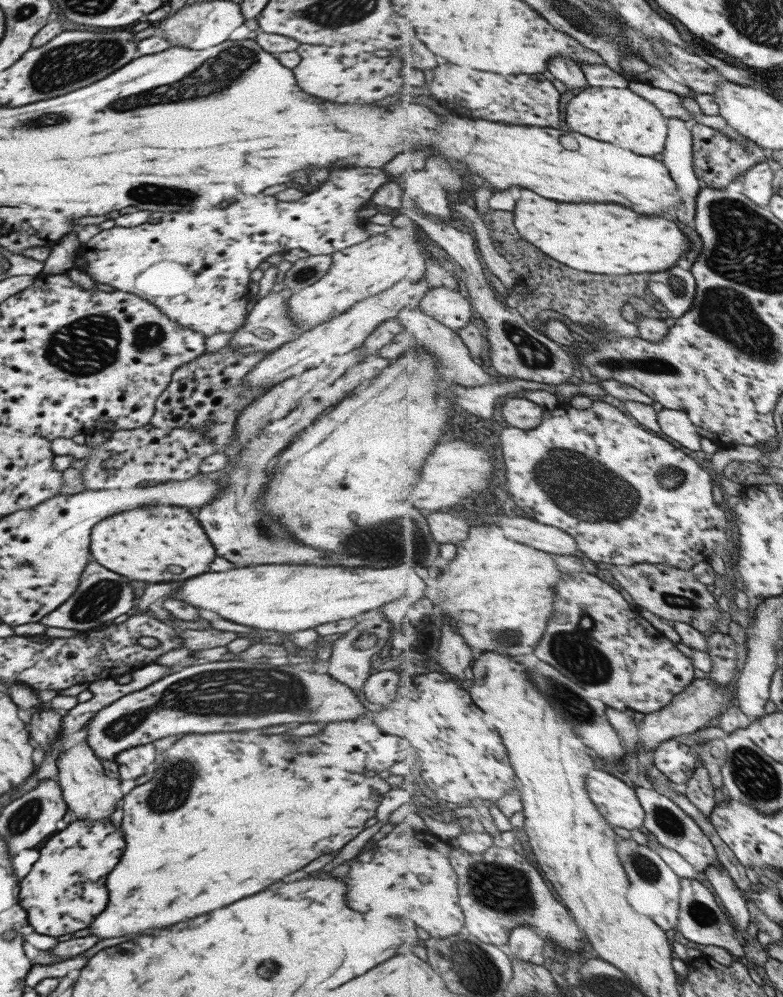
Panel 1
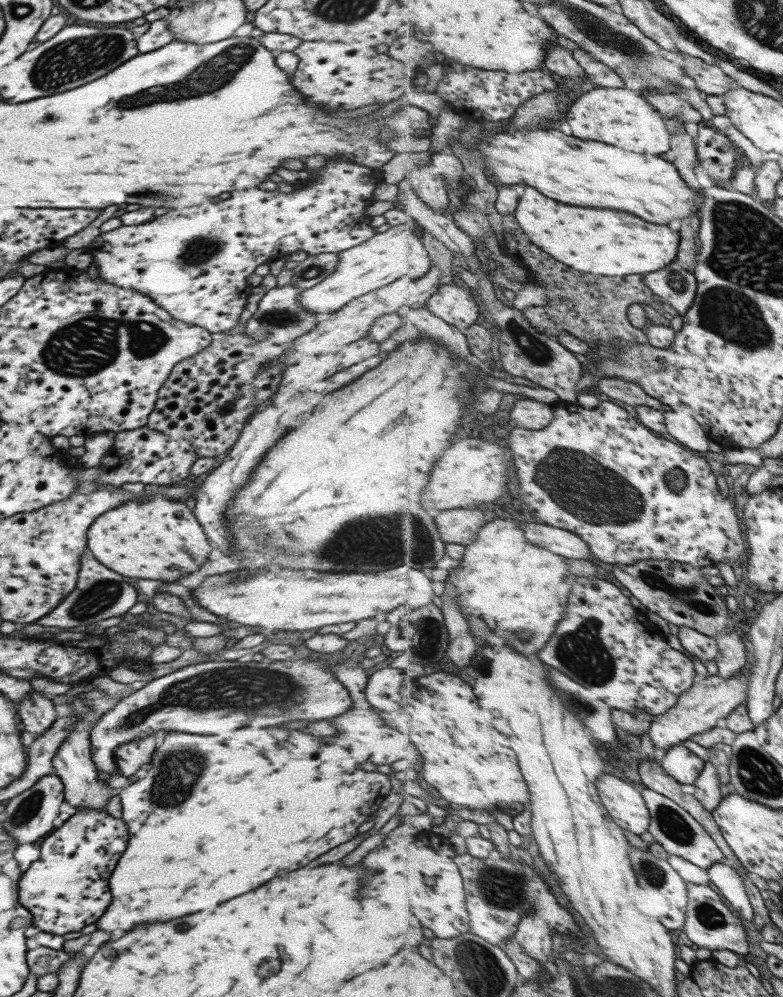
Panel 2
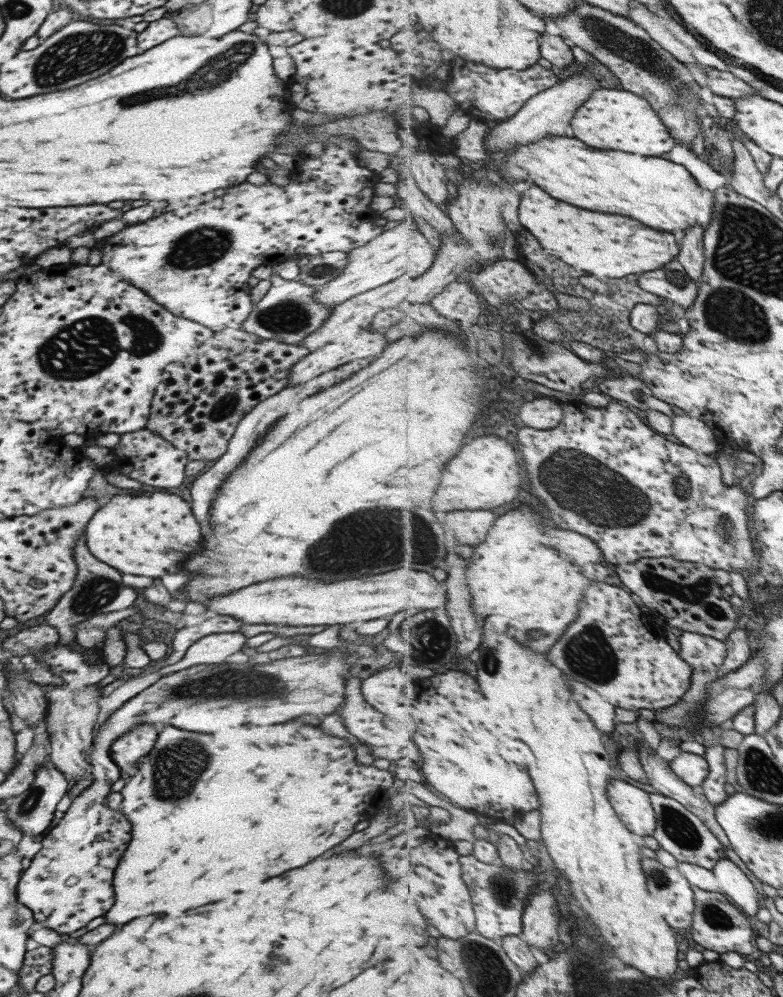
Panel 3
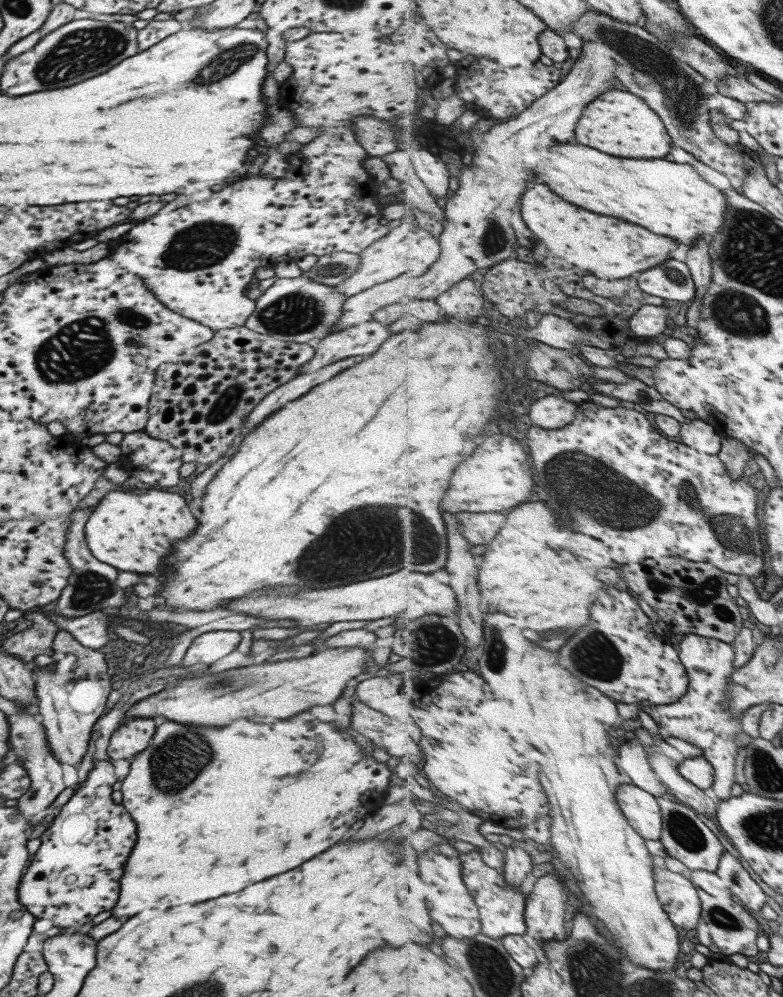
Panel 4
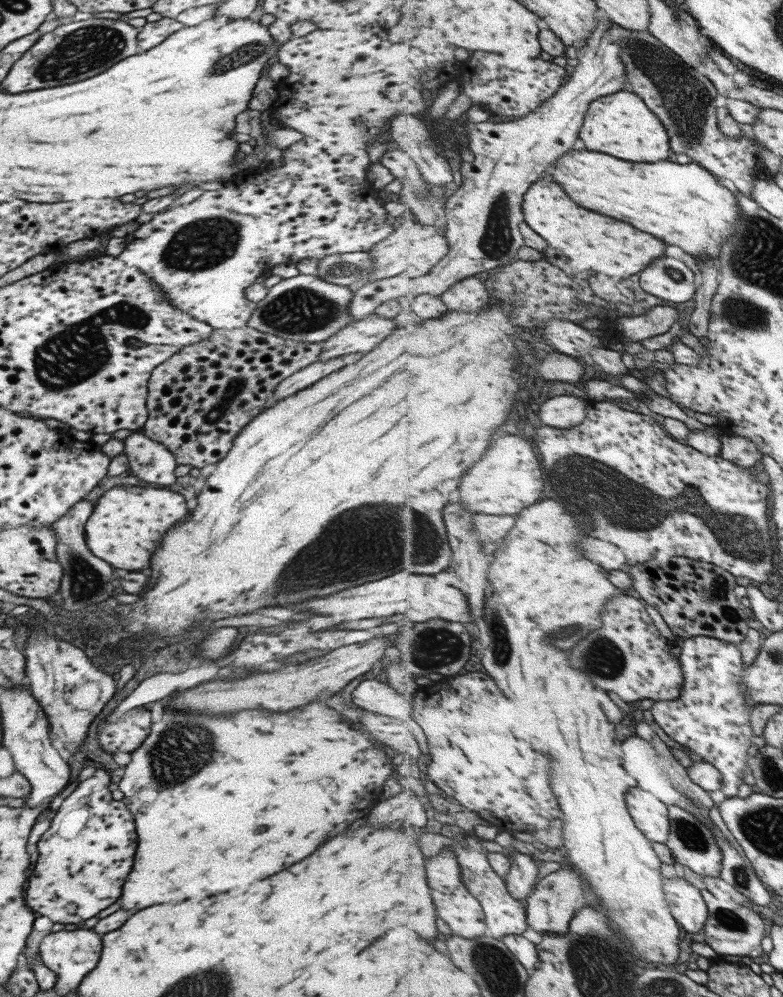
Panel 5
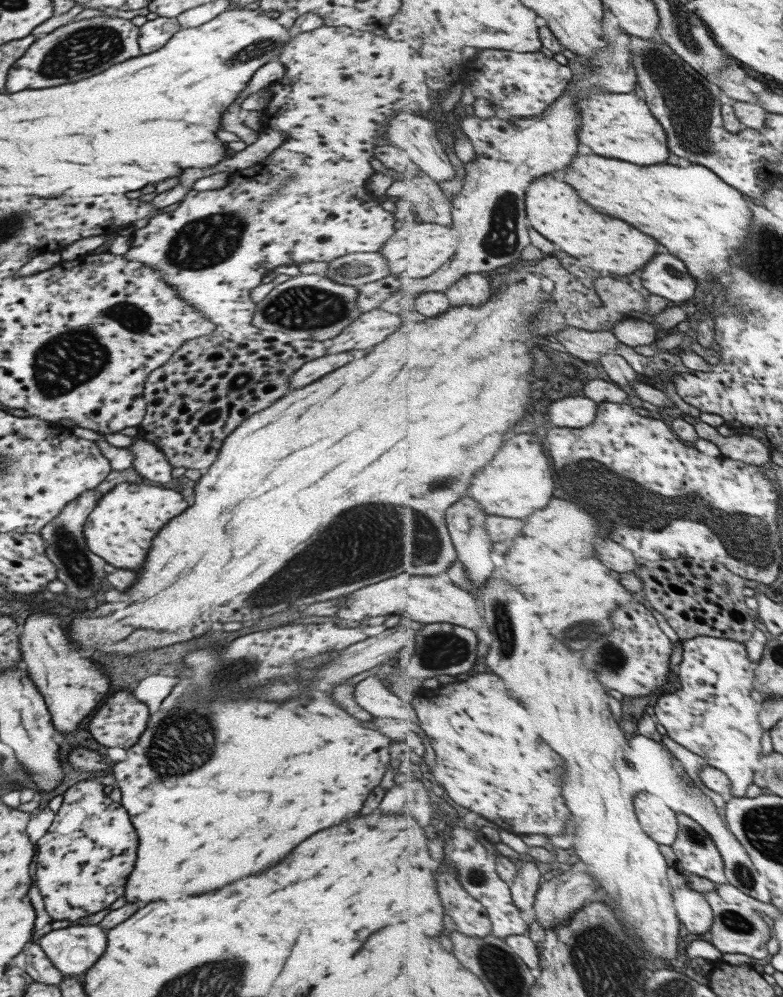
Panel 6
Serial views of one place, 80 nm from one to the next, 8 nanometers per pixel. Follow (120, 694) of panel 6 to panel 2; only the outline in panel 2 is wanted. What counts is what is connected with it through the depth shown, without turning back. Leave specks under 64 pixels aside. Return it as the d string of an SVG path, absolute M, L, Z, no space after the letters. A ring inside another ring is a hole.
M153 735L120 744L114 750L114 761L118 774L131 776L142 764L148 763L151 753L155 750Z

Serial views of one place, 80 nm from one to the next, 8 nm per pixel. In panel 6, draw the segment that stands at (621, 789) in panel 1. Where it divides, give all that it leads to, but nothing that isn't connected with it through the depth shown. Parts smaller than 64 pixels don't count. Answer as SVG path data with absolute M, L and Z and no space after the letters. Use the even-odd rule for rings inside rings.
M646 789L635 797L639 822L659 844L671 846L679 836L677 813L665 801Z

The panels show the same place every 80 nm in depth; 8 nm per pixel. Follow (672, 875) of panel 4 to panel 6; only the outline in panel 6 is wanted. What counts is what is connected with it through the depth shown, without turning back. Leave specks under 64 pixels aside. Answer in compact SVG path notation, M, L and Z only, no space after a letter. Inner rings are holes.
M689 887L675 889L674 899L677 914L689 933L695 935L710 932L714 923L714 910L702 892Z

